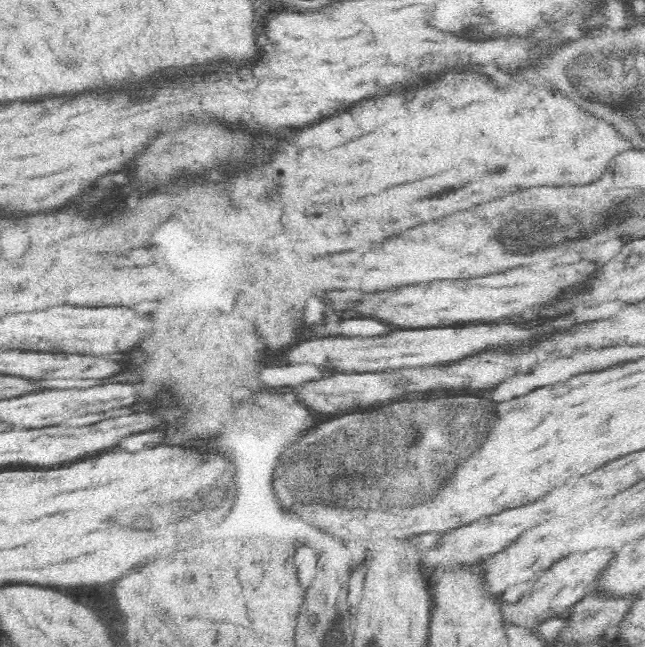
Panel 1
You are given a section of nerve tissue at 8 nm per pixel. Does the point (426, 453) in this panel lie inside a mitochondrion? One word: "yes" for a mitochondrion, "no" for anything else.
yes

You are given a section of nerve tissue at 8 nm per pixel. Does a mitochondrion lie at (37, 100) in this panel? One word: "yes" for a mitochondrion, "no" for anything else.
no

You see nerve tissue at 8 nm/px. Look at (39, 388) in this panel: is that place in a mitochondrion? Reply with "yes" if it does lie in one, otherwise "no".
no

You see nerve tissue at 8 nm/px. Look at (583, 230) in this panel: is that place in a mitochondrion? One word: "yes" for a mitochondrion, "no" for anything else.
yes

